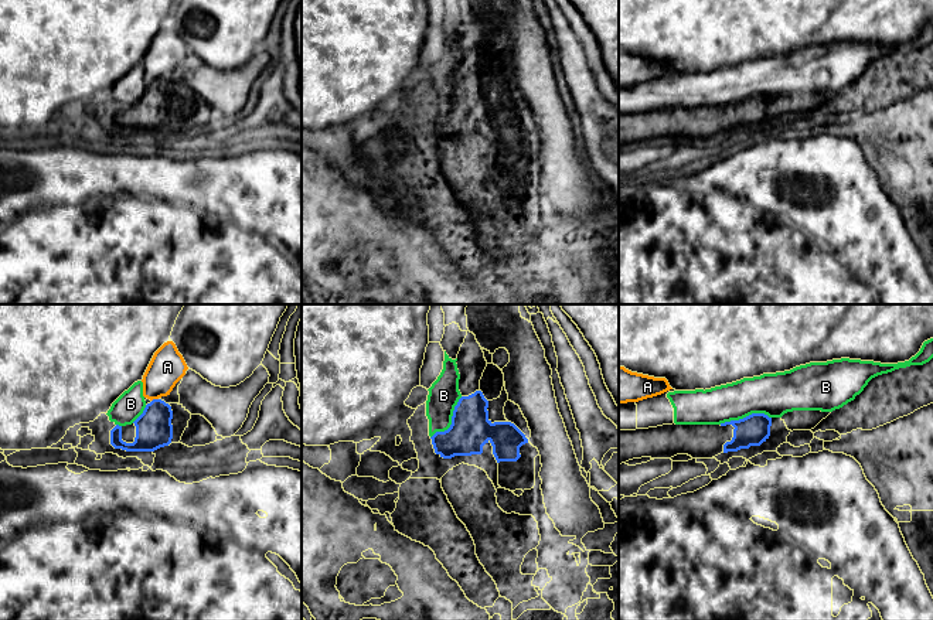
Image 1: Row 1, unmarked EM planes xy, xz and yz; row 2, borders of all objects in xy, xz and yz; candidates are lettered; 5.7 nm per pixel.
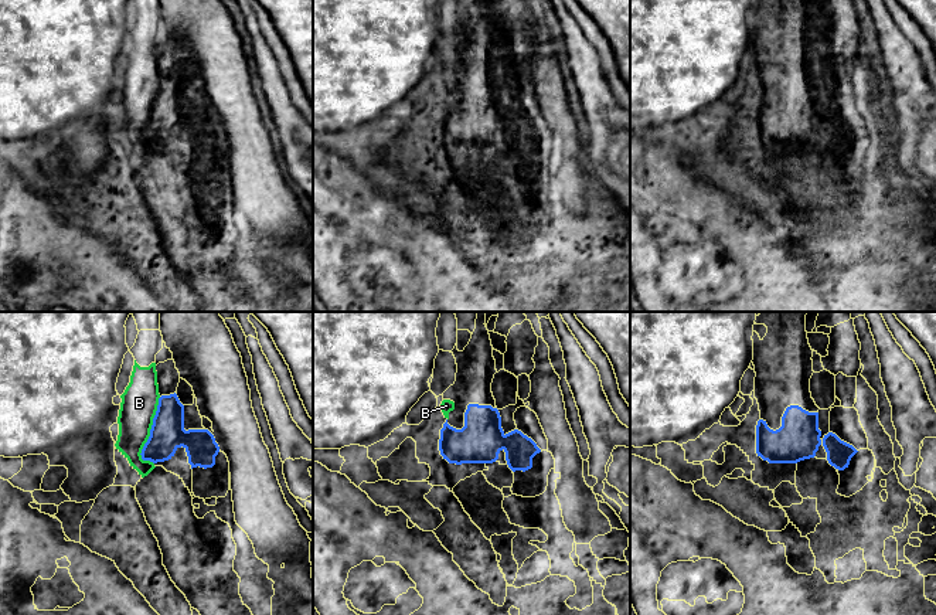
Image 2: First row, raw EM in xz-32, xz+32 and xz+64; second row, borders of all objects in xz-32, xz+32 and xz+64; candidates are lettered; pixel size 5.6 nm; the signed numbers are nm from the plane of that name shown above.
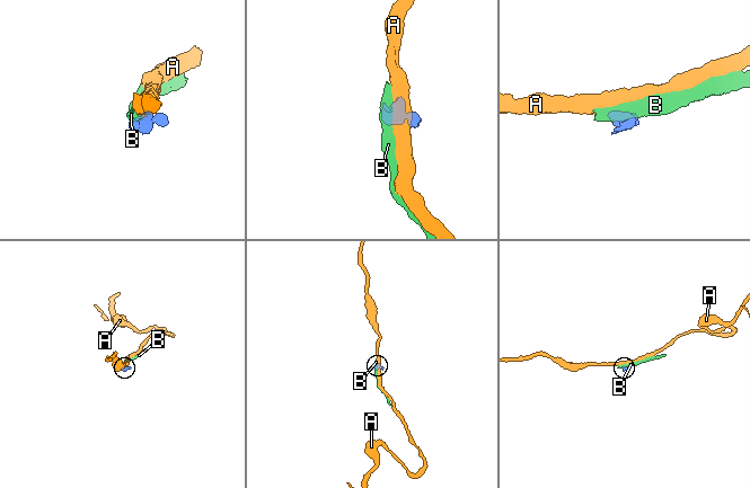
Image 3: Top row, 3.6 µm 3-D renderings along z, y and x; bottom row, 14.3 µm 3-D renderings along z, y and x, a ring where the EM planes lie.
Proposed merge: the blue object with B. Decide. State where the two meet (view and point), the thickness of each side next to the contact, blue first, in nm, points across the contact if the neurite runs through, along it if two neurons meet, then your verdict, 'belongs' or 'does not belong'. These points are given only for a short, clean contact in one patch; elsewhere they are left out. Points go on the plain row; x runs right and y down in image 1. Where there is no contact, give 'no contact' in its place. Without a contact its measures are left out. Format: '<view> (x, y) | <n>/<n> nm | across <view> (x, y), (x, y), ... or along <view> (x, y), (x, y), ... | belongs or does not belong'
yz (746, 99) | 180/240 nm | along yz (770, 99), (749, 96), (719, 106) | does not belong

